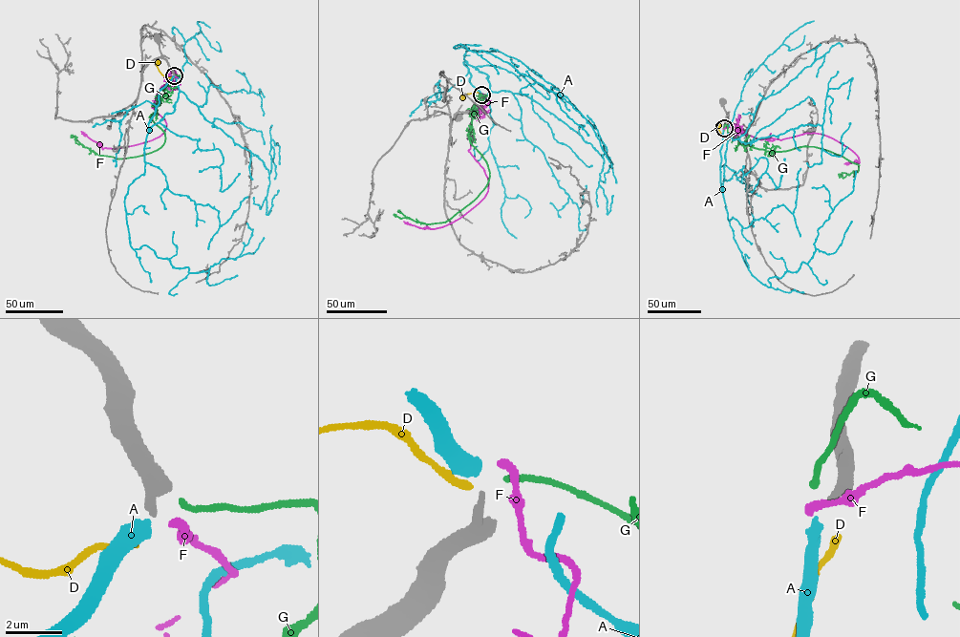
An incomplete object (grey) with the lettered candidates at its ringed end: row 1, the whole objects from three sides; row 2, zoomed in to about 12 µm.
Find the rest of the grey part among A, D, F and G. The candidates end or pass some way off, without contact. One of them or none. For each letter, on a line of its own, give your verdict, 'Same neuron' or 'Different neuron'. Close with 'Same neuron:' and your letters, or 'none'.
A: Same neuron
D: Different neuron
F: Different neuron
G: Different neuron
Same neuron: A

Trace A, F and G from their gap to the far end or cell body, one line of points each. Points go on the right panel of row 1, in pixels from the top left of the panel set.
A: (723, 129), (728, 220), (751, 275), (769, 286), (769, 278), (807, 264), (855, 171)
F: (723, 129), (730, 127), (762, 139), (781, 139), (808, 133), (825, 135), (858, 157), (859, 162), (844, 163)
G: (723, 128), (727, 126), (730, 135), (742, 145), (771, 151), (818, 147), (859, 165), (857, 171), (840, 174)

